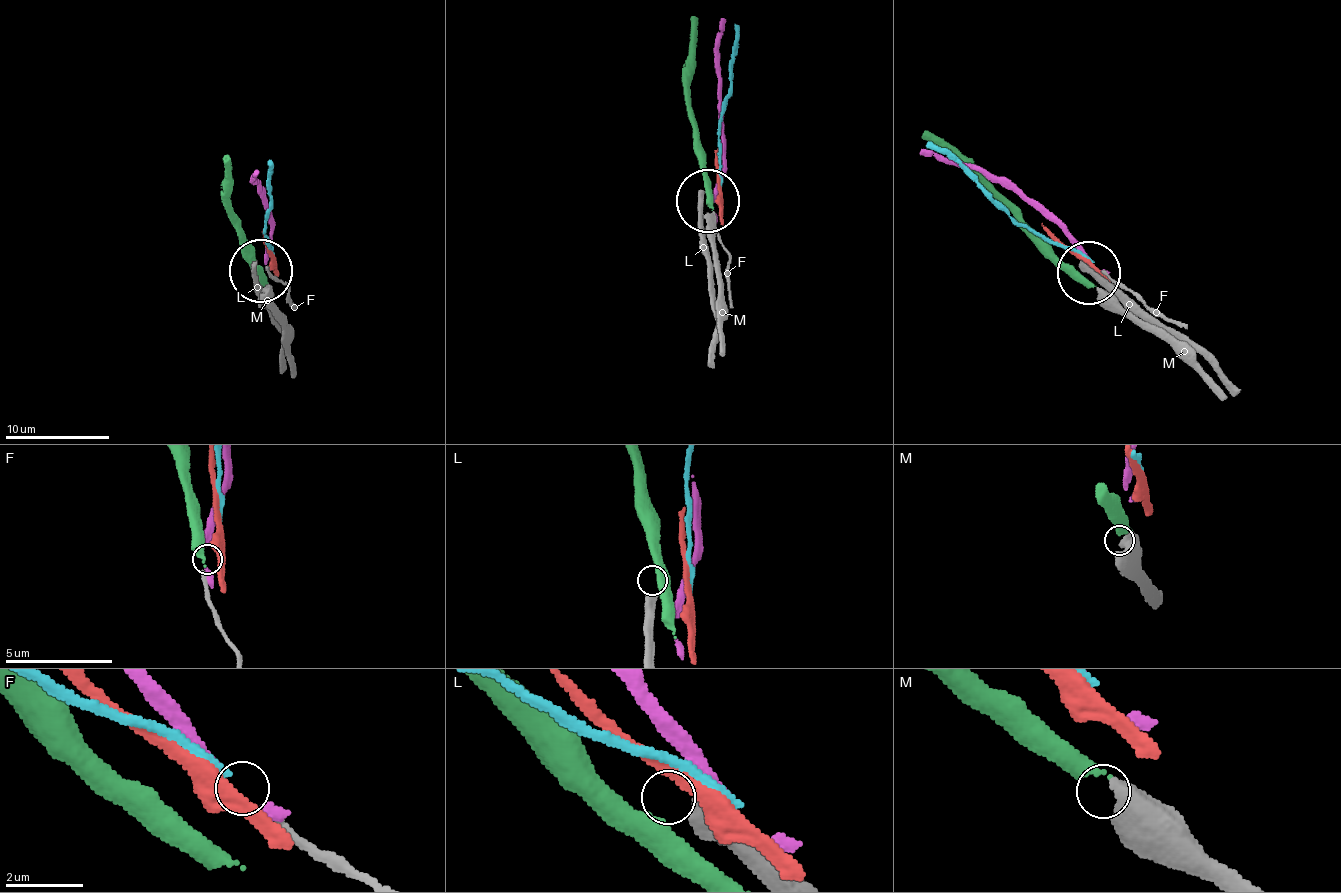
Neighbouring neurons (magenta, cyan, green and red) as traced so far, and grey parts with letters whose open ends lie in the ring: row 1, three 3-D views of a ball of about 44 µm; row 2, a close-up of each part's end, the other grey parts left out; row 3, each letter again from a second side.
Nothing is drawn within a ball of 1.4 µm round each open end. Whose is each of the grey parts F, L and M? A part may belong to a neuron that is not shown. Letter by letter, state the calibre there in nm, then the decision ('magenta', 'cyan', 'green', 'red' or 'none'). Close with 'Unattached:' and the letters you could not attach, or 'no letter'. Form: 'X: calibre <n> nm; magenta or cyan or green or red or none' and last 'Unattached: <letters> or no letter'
F: calibre 200 nm; cyan
L: calibre 440 nm; none
M: calibre 500 nm; green
Unattached: L

